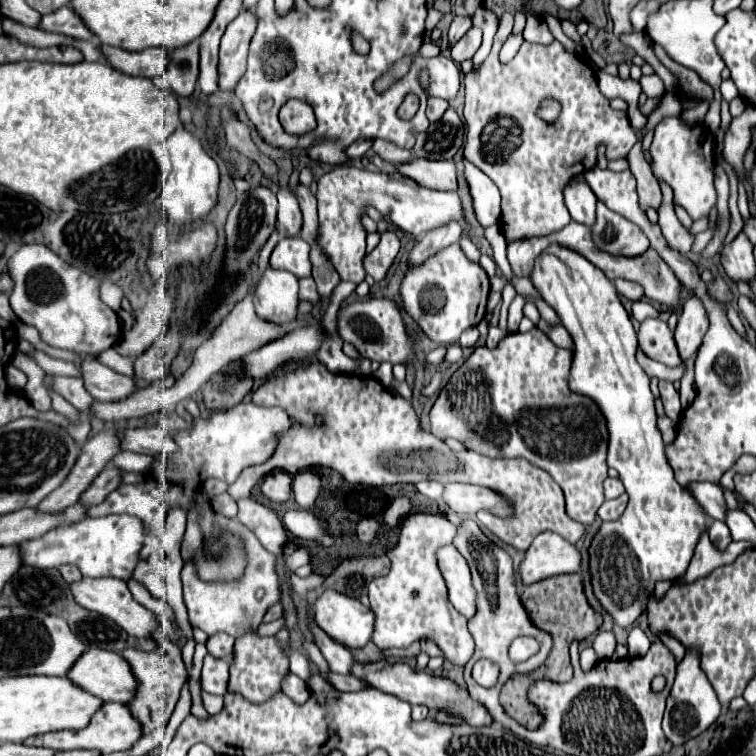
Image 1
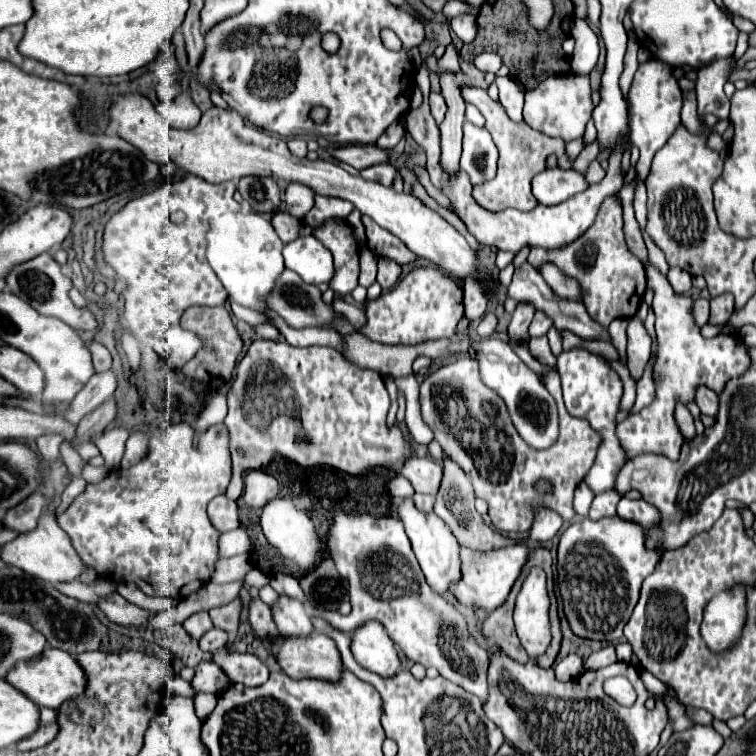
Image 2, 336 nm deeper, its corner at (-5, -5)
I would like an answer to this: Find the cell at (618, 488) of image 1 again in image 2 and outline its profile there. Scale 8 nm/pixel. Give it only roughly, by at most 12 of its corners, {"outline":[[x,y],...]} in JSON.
{"outline":[[616,490],[596,494],[590,518],[616,516],[620,494]]}

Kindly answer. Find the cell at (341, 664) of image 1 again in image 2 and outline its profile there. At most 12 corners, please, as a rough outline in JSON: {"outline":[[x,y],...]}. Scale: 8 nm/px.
{"outline":[[280,594],[270,606],[284,636],[312,632],[310,616],[298,598]]}

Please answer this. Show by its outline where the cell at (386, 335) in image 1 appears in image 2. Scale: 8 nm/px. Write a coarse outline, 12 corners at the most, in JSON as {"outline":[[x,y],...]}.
{"outline":[[288,268],[268,308],[292,328],[332,328],[320,290]]}

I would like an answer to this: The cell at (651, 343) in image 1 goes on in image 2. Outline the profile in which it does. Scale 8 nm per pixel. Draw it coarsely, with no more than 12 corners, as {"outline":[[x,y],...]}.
{"outline":[[706,386],[696,392],[696,404],[702,414],[714,418],[718,394]]}

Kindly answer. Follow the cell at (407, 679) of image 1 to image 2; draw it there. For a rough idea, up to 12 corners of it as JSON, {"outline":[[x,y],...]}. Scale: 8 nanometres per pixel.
{"outline":[[262,640],[290,678],[338,680],[342,660],[334,640]]}

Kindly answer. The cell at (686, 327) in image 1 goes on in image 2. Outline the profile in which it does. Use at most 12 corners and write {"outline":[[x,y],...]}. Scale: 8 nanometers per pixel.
{"outline":[[732,294],[710,300],[710,324],[724,324],[734,310]]}

